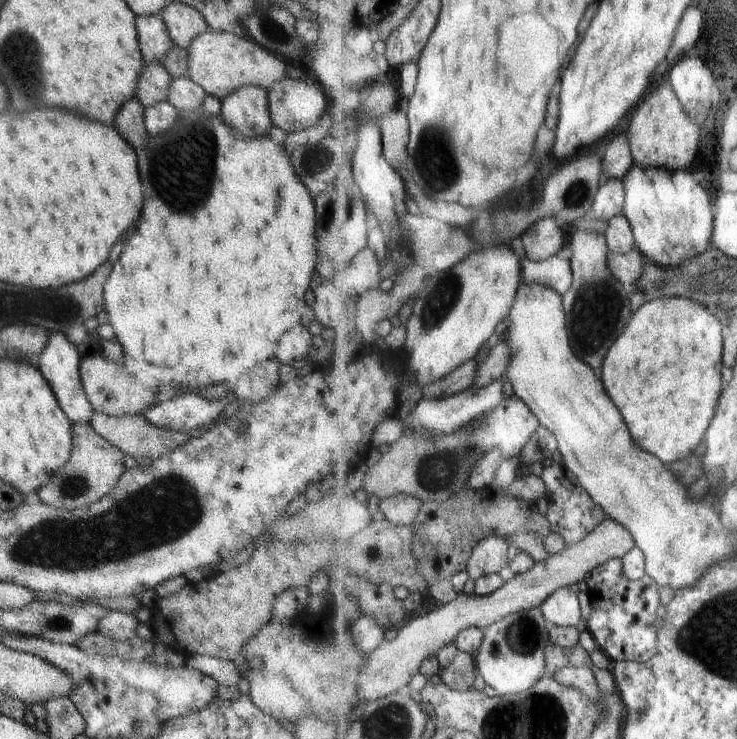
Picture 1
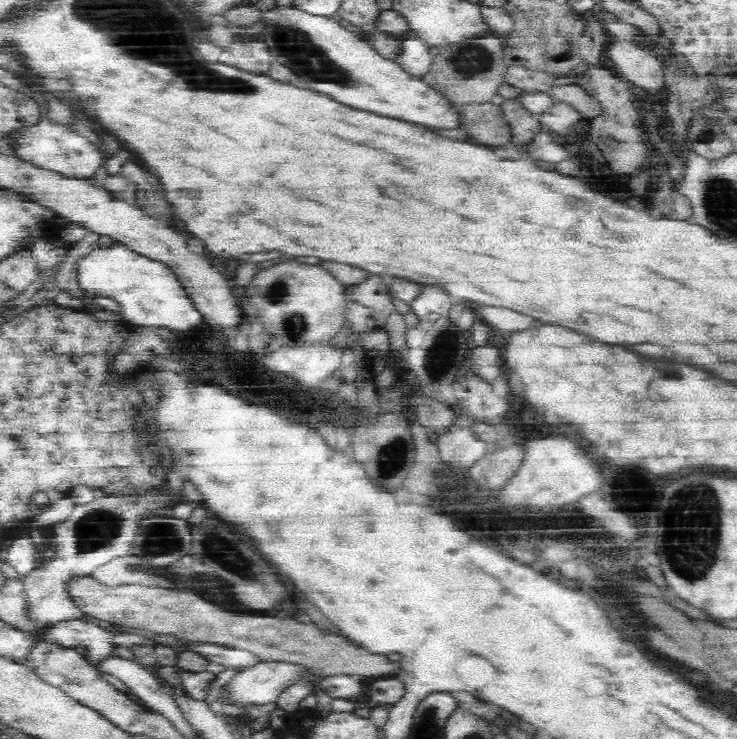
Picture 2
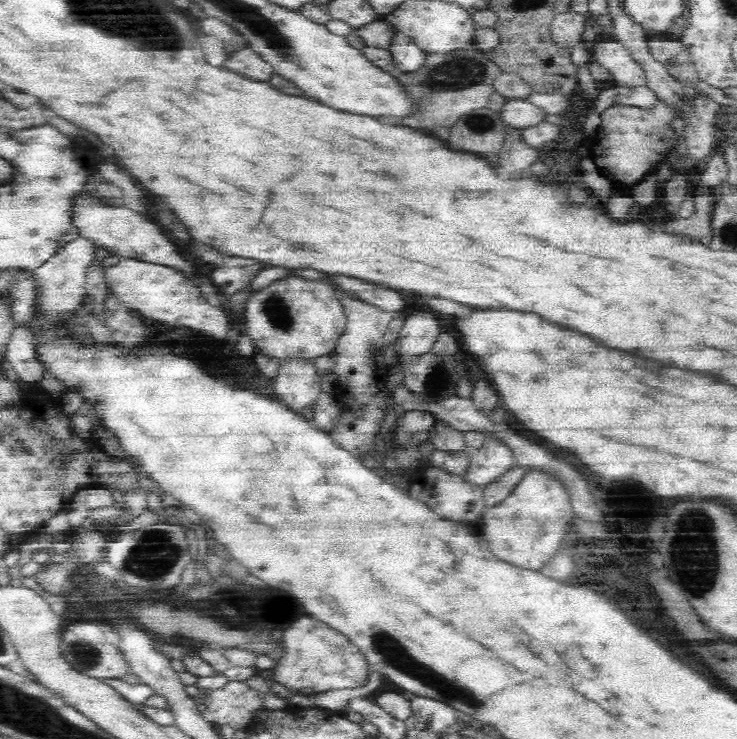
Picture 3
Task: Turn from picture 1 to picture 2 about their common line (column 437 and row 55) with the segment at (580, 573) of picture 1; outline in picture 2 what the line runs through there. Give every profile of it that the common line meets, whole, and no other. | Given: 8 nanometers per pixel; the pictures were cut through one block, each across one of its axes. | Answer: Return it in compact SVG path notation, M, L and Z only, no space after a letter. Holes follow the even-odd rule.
M634 39L612 40L607 54L614 63L613 71L629 84L647 94L664 88L665 74L657 55Z

